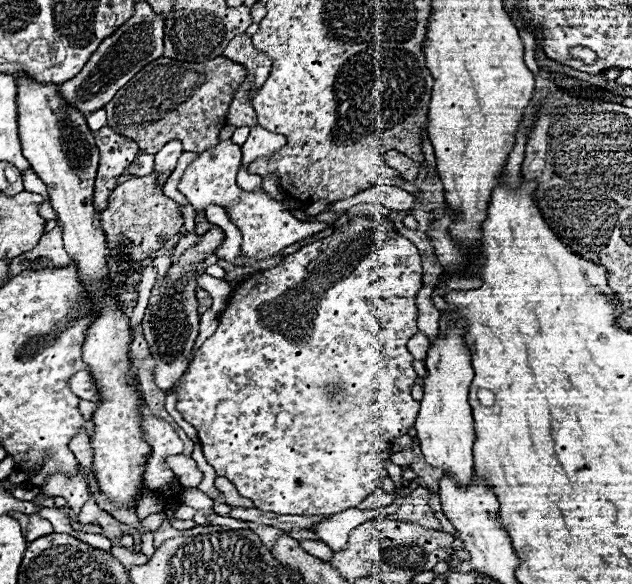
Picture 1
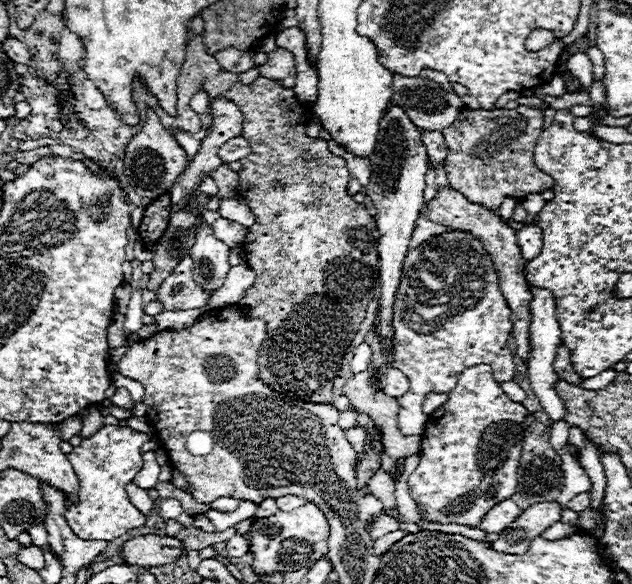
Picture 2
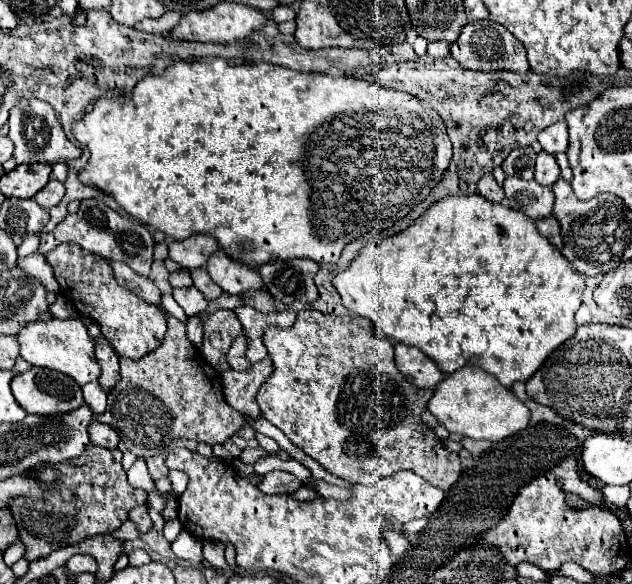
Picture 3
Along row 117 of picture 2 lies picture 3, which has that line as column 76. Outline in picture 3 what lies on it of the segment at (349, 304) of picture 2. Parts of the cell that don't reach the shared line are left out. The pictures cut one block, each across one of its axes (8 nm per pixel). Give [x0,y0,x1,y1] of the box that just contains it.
[46,244,168,360]

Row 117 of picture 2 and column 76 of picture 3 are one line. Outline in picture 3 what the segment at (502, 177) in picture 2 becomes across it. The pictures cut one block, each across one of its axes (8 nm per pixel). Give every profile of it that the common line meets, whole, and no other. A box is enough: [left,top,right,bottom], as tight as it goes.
[10,444,146,562]

